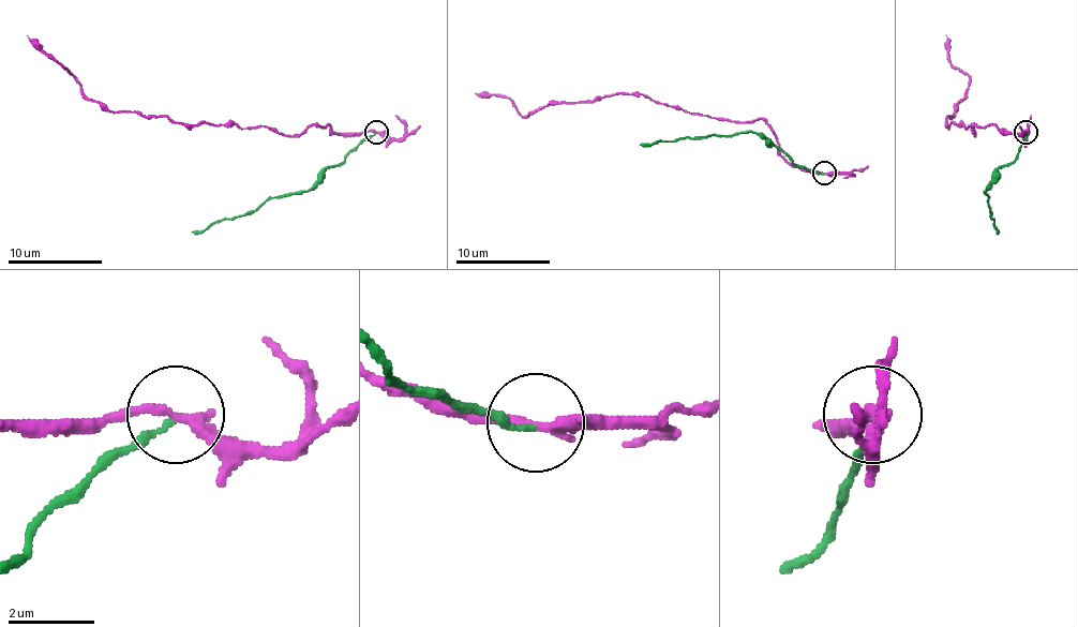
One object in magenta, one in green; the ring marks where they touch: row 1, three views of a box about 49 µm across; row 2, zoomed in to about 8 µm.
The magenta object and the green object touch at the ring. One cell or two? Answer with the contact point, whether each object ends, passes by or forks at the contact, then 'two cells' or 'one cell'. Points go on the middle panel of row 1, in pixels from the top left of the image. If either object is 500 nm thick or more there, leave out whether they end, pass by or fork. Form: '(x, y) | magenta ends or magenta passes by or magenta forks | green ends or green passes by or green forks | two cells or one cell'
(824, 173) | magenta passes by | green ends | two cells

